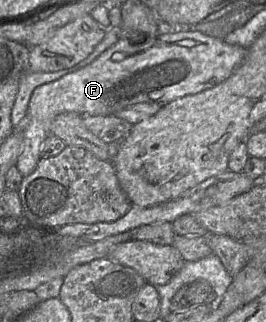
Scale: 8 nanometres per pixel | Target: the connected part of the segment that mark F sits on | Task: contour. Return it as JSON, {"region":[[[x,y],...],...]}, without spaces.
{"region":[[[198,30],[163,33],[141,44],[121,37],[92,63],[34,89],[23,125],[24,146],[16,163],[18,170],[23,177],[35,170],[41,159],[41,146],[51,134],[50,126],[57,115],[74,112],[81,116],[108,116],[138,103],[167,104],[223,82],[243,63],[247,51]]]}

